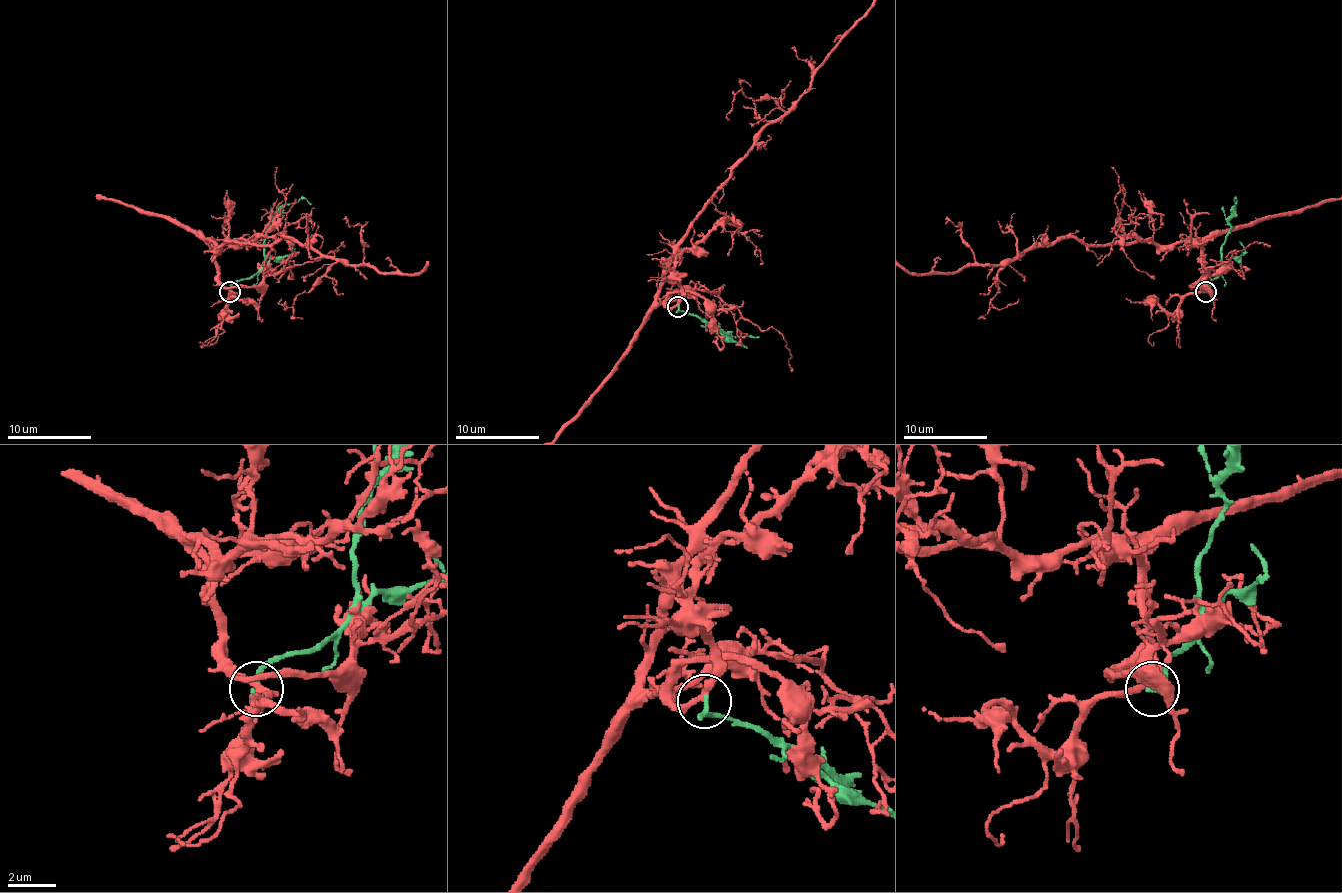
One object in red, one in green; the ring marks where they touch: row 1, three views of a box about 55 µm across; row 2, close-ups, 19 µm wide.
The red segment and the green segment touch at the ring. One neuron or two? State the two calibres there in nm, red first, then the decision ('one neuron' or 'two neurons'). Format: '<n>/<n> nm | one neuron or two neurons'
240/280 nm | two neurons

